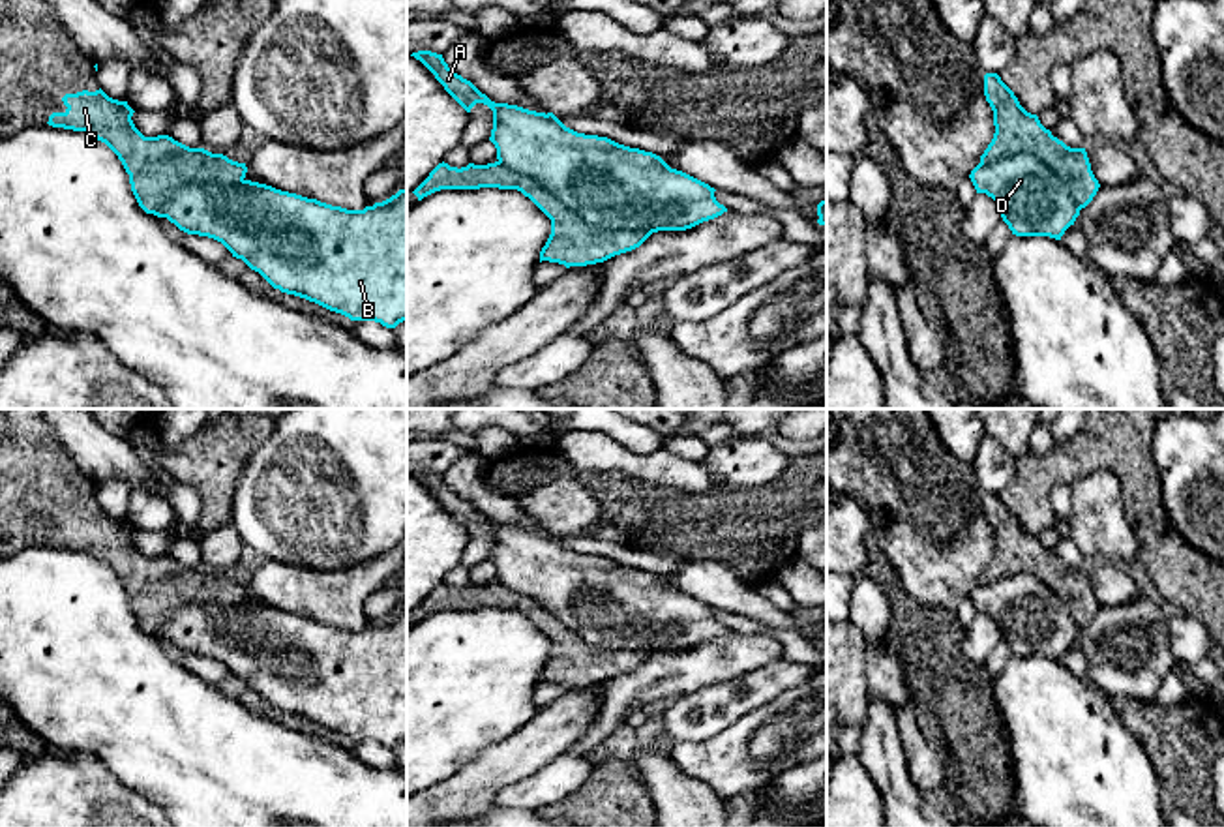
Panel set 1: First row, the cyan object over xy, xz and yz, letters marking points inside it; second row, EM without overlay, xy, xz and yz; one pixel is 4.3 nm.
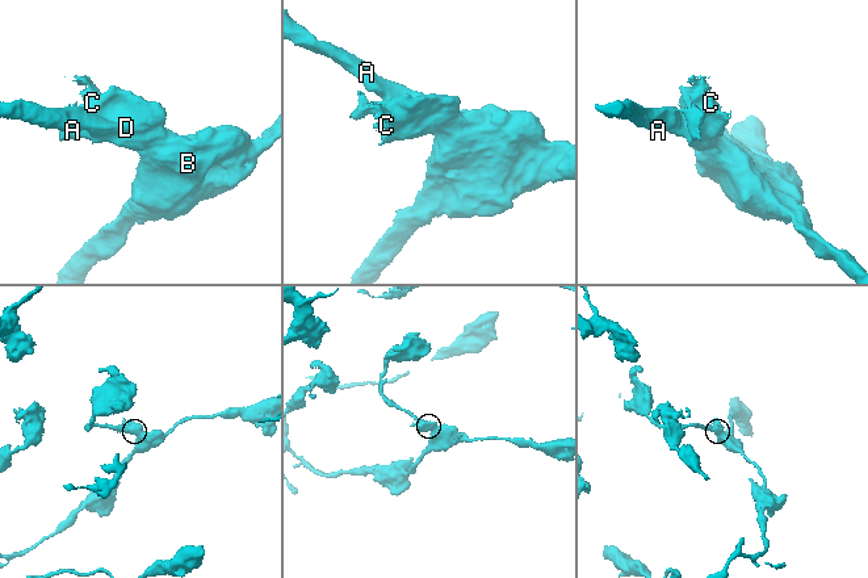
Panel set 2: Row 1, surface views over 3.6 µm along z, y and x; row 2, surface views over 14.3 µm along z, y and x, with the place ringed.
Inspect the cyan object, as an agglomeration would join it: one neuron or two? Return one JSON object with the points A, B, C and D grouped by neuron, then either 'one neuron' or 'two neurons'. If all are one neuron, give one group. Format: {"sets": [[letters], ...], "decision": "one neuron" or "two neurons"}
{"sets": [["A", "B", "D"], ["C"]], "decision": "two neurons"}

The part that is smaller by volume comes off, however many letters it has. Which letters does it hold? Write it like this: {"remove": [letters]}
{"remove": ["C"]}

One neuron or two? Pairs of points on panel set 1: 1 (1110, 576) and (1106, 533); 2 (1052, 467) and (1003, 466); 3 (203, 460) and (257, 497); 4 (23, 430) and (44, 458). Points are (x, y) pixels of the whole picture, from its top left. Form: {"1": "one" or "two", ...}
{"1": "two", "2": "two", "3": "two", "4": "one"}

